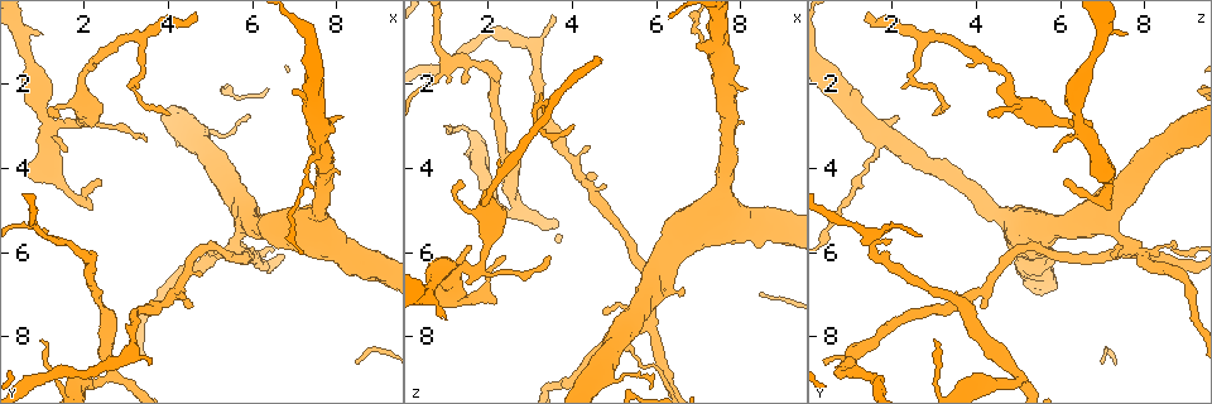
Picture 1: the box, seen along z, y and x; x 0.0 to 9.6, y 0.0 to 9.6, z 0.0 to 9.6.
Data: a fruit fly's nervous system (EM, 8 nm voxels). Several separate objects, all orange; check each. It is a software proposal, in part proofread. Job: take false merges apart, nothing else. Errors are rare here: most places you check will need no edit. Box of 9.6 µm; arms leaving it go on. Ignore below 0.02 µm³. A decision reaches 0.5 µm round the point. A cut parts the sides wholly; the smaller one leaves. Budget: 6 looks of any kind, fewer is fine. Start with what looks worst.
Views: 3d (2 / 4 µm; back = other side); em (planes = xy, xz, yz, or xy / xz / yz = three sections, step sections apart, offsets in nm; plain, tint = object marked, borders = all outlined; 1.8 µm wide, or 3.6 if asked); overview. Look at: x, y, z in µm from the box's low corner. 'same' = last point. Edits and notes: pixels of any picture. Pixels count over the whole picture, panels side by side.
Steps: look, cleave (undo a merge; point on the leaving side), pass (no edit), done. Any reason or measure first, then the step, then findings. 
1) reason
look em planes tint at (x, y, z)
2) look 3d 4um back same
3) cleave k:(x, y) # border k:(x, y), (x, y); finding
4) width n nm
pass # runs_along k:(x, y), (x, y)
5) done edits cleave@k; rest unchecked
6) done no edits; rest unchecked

abrupt turn
look em 3.6um xz step 16 plain at (5.65, 5.85, 7.65)

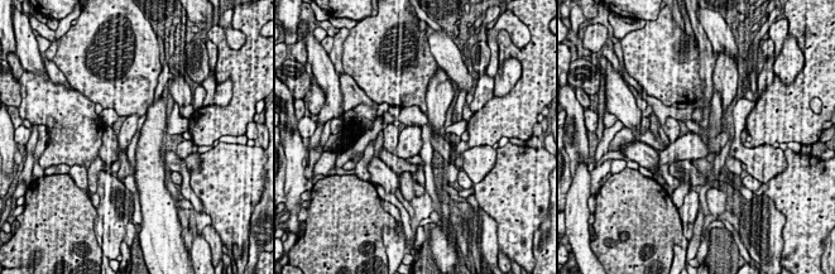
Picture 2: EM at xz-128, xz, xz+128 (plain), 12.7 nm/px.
look em 3.6um xz step 16 tint same

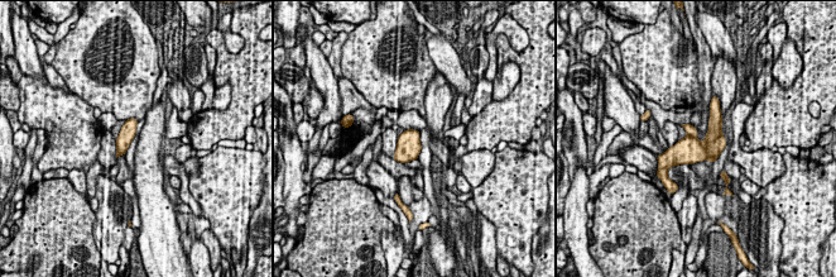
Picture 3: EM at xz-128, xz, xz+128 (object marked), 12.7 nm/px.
cleave 3:(715, 124) # border 3:(721, 134), (714, 142), (701, 144); a second neuron is stuck on

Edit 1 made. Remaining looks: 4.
redraw
look overview

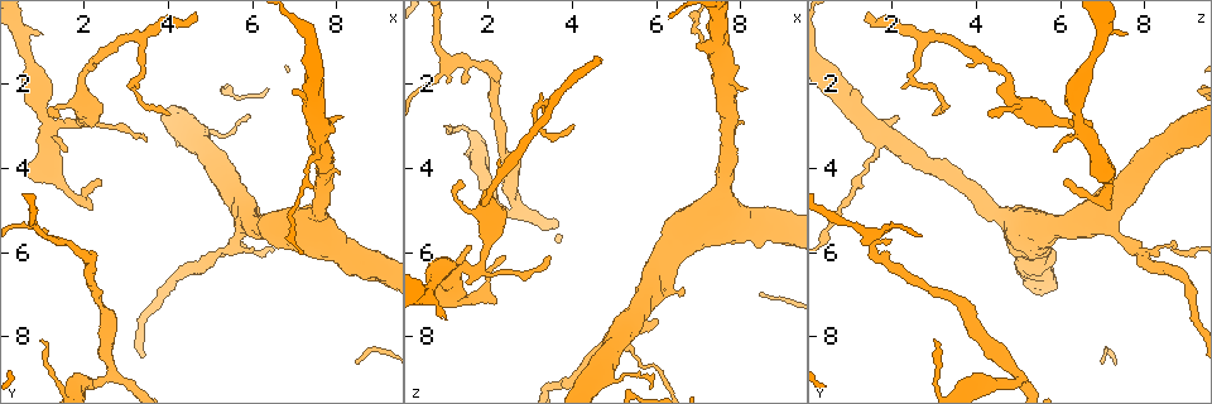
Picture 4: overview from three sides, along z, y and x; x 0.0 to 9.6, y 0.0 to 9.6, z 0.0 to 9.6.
a fork
look 3d 2um back at (1.30, 3.00, 6.40)

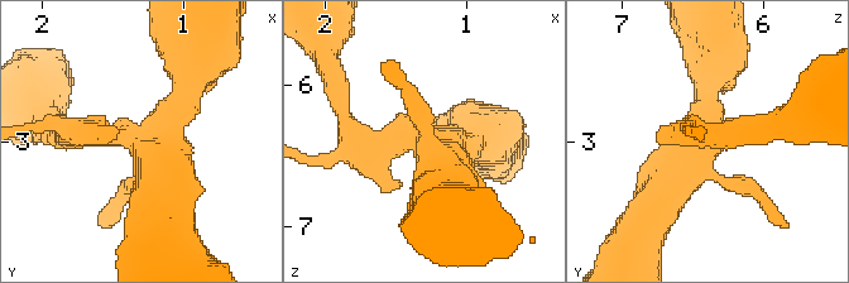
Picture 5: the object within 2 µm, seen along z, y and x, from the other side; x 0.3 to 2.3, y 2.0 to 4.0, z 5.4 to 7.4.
shape alone is not enough
look em xz step 8 tint at (1.28, 2.98, 6.40)

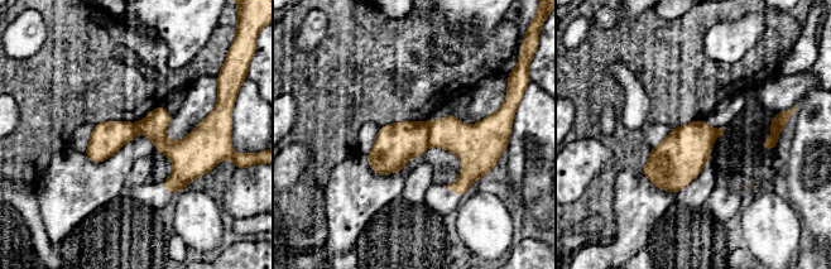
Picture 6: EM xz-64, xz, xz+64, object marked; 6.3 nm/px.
width 200 nm
cleave 6:(466, 142) # border 6:(426, 121), (430, 145); a second neuron is stuck on

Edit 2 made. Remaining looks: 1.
done edits cleave@3, cleave@6; rest unchecked

